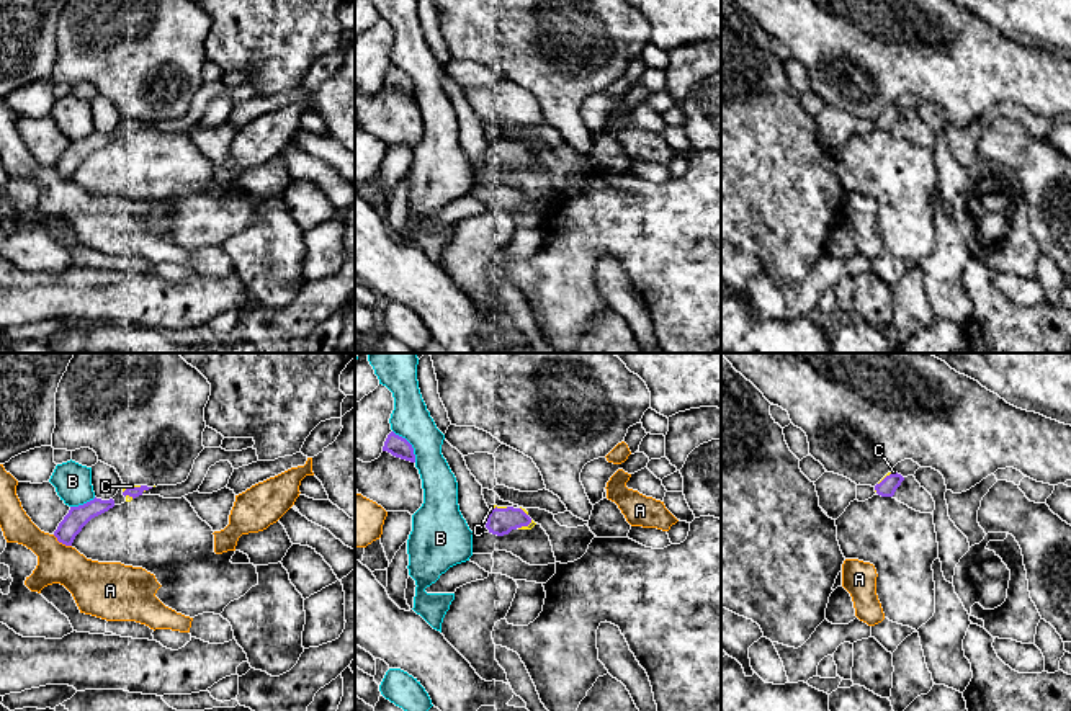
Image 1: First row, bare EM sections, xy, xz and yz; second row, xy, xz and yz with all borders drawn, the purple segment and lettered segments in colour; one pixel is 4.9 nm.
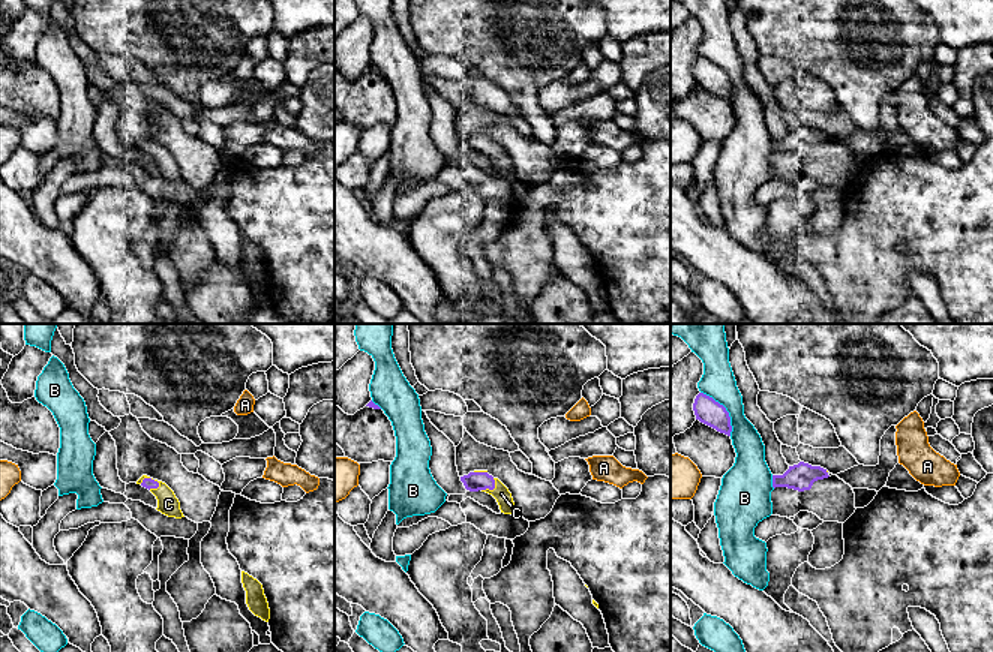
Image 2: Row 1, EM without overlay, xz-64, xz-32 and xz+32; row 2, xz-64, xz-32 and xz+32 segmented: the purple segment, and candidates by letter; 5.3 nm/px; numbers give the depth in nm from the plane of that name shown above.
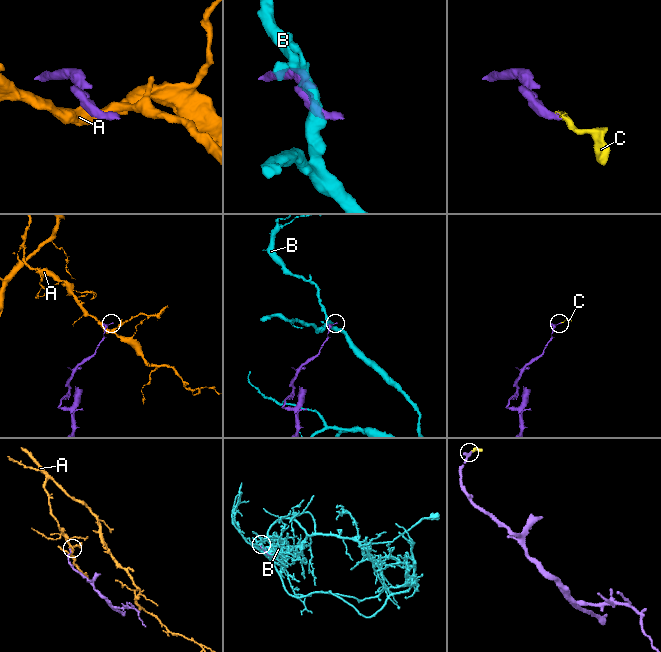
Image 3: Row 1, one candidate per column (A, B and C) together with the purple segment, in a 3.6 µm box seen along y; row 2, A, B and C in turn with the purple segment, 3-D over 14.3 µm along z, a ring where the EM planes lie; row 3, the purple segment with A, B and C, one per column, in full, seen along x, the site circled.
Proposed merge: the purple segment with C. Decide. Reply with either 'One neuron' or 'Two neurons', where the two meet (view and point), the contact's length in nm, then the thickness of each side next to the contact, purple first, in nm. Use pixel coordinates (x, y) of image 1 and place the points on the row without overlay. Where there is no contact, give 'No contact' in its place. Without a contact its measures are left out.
One neuron. Touches purple at xy (129, 120). Shared border 100 nm. Thickness 50 nm (purple) against 20 nm

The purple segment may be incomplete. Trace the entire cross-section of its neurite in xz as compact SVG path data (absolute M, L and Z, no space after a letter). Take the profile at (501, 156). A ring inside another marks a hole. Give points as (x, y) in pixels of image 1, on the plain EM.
M489 141L487 157L486 162L489 167L504 170L509 168L512 163L531 163L536 157L528 150L525 142L513 142L513 141Z

